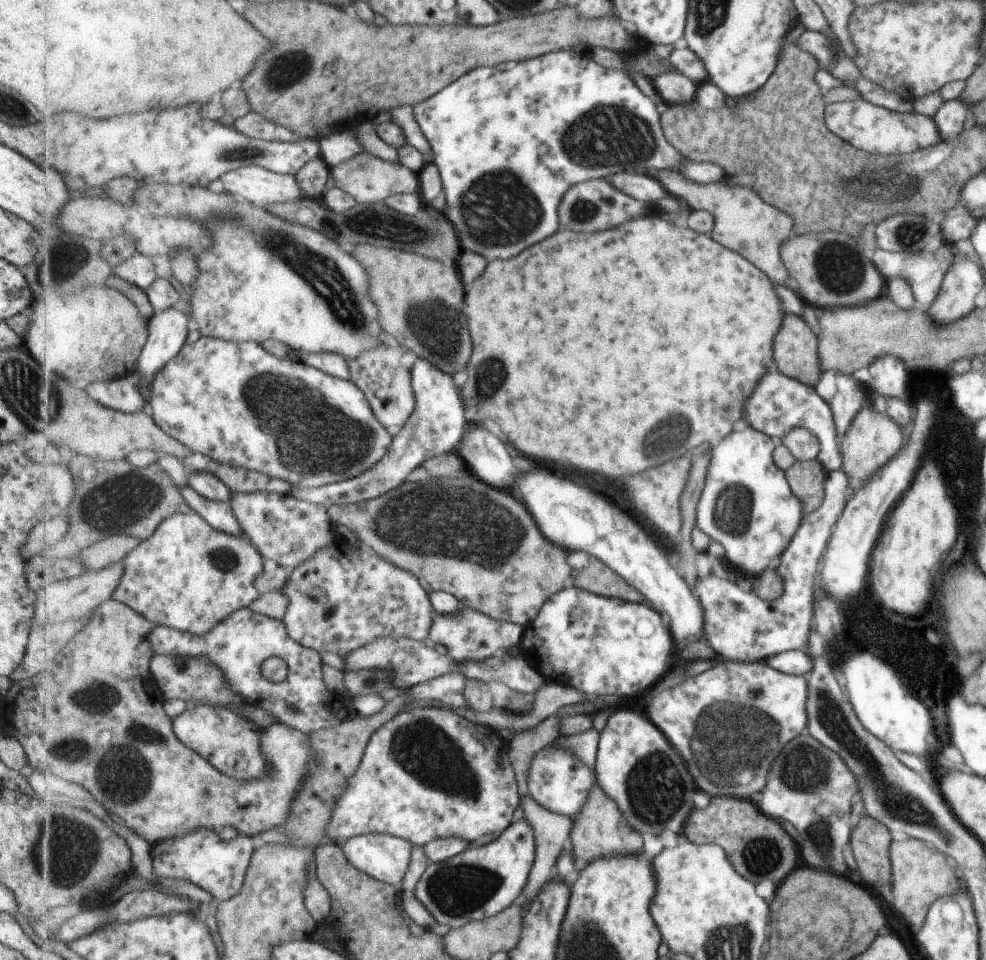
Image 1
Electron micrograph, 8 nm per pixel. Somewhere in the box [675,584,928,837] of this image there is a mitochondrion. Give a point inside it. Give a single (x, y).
(734, 739)

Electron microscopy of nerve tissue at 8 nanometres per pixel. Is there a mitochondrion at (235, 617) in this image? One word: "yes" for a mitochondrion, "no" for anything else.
no

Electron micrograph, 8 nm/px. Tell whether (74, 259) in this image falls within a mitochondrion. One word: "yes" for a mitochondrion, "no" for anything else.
yes

